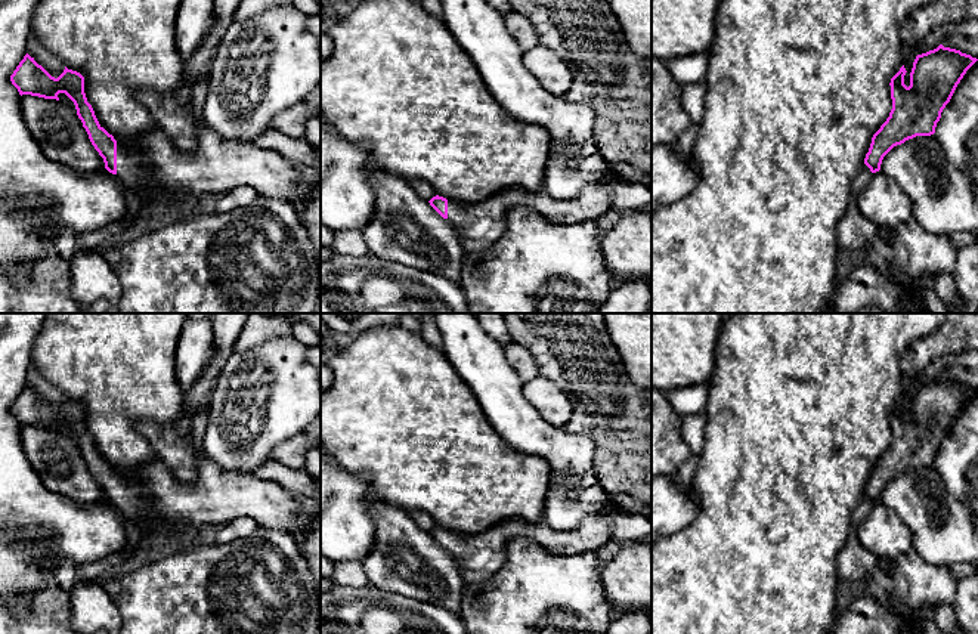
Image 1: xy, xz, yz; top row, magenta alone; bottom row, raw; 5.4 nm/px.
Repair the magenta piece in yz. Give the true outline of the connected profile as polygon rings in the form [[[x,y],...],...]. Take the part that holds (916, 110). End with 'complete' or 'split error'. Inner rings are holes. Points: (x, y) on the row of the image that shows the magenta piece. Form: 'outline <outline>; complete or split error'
outline [[[944,47],[917,55],[910,72],[910,86],[904,84],[904,65],[891,78],[892,109],[886,121],[873,134],[864,164],[872,173],[880,170],[883,157],[897,145],[916,136],[935,133],[941,112],[950,102],[957,84],[977,58]]]; complete

